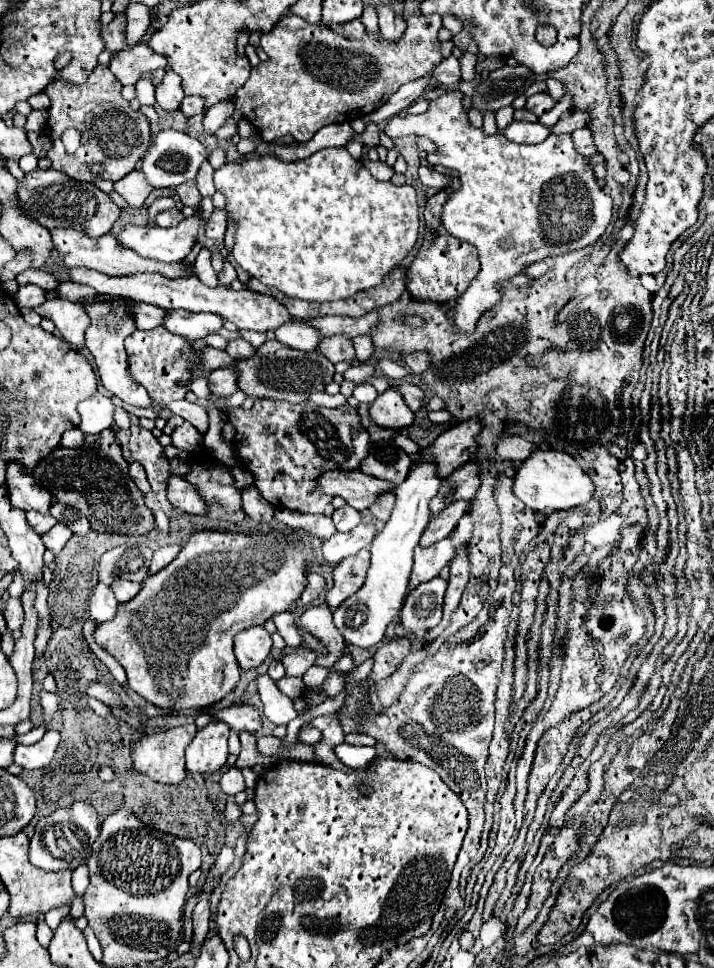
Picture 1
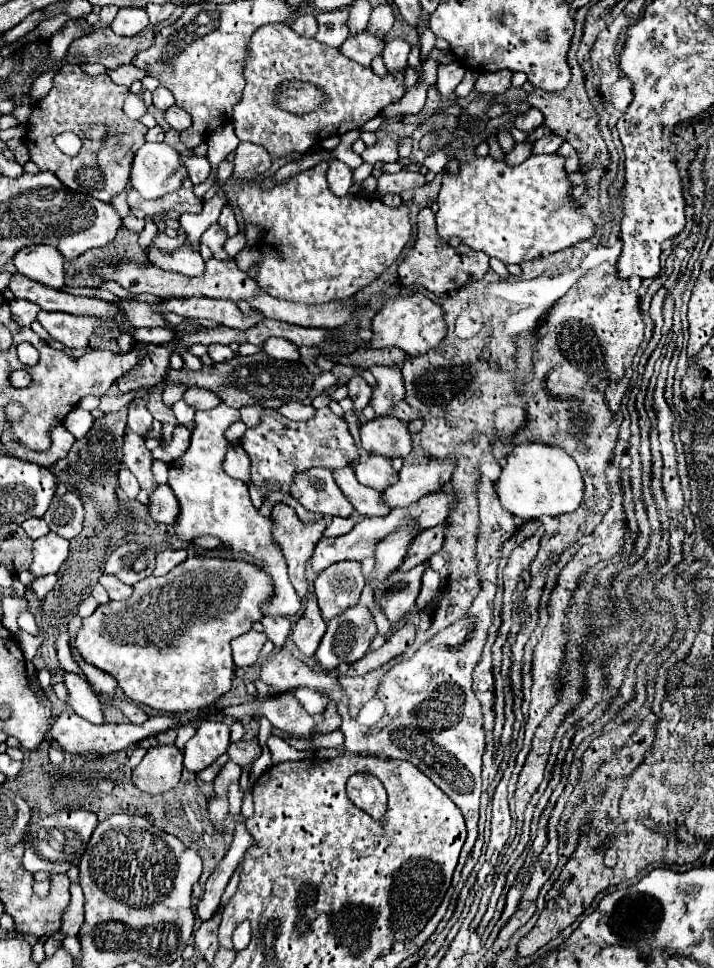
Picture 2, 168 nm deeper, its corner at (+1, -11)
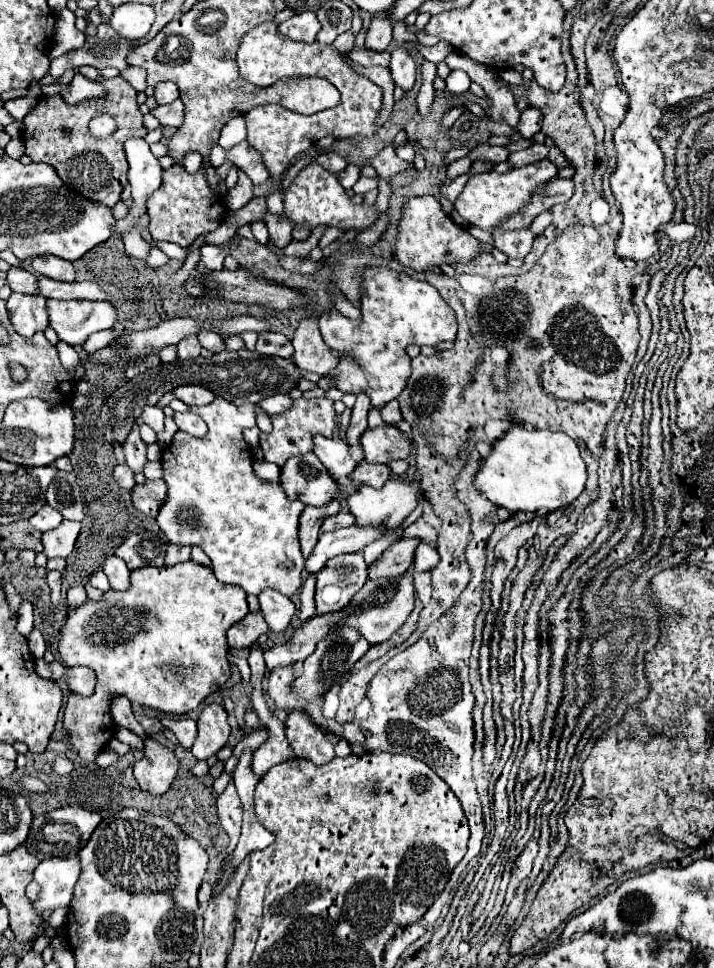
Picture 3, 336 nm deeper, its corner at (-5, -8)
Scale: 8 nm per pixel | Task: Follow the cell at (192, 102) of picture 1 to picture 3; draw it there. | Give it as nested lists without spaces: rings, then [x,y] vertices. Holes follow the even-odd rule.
[[[177,99],[167,105],[157,105],[151,109],[151,115],[159,119],[161,125],[171,125],[171,127],[181,127],[183,123],[183,103]]]

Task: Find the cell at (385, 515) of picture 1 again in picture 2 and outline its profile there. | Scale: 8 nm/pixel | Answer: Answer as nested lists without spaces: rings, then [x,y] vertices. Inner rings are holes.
[[[341,468],[341,470],[335,470],[333,474],[339,488],[349,498],[349,502],[357,508],[359,514],[367,518],[385,518],[391,512],[385,500],[381,500],[381,494],[377,494],[373,488],[359,484],[353,468]]]

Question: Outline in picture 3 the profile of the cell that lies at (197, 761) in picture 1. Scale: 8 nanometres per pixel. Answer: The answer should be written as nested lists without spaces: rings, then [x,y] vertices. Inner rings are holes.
[[[209,703],[199,715],[199,735],[191,747],[195,759],[209,759],[215,755],[229,739],[231,725],[227,721],[227,711],[219,703]]]

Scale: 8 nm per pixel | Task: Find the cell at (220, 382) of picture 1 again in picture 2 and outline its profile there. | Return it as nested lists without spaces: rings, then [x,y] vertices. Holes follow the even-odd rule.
[[[189,388],[183,396],[183,400],[195,408],[195,410],[211,410],[211,408],[217,408],[221,404],[221,398],[217,398],[215,392],[209,392],[209,390],[201,390],[201,388]]]

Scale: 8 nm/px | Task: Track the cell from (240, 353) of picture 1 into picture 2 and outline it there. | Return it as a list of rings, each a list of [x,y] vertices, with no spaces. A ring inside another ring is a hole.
[[[211,344],[209,346],[209,356],[215,362],[223,362],[223,360],[231,360],[235,356],[235,352],[229,346],[221,346],[221,344]]]

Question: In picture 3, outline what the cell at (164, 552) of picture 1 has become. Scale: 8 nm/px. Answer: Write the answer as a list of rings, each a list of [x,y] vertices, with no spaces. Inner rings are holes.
[[[169,545],[167,555],[165,555],[165,565],[177,565],[187,561],[191,555],[191,547],[181,547],[181,545]]]

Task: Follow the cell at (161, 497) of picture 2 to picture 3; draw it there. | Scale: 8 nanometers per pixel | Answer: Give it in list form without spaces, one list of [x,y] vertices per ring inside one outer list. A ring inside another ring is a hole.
[[[145,479],[145,483],[135,485],[131,497],[135,509],[139,509],[149,517],[155,517],[167,497],[167,485],[163,479]]]

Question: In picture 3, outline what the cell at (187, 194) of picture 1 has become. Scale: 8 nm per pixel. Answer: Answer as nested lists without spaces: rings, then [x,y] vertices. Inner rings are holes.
[[[173,165],[165,169],[161,187],[147,199],[147,215],[153,239],[189,247],[199,235],[213,231],[223,223],[223,219],[227,217],[227,205],[223,205],[223,197],[215,195],[211,185],[207,183],[203,165],[197,173],[187,173],[183,165]]]

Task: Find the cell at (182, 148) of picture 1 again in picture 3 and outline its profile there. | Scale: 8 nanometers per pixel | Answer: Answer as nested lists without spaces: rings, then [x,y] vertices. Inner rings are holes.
[[[145,139],[125,141],[125,153],[129,161],[129,185],[133,205],[129,209],[129,214],[123,219],[117,219],[111,227],[115,235],[129,233],[138,219],[146,213],[147,197],[159,189],[163,171],[159,159],[153,157]]]

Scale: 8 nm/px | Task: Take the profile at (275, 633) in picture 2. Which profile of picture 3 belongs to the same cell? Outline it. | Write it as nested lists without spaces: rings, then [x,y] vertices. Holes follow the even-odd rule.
[[[265,589],[265,593],[259,593],[259,607],[265,615],[269,629],[273,631],[285,631],[295,613],[291,599],[283,597],[279,591],[273,589]]]

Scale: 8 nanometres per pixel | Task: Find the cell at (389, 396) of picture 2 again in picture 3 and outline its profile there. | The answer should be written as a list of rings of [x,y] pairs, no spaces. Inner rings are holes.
[[[391,267],[363,269],[359,311],[361,311],[361,321],[347,319],[345,315],[341,315],[335,309],[321,315],[321,323],[319,323],[321,337],[331,351],[341,355],[337,367],[331,369],[331,373],[327,377],[331,377],[335,381],[335,387],[343,393],[355,393],[355,395],[365,393],[371,399],[371,405],[377,409],[381,409],[385,403],[395,399],[403,391],[403,387],[409,379],[411,363],[409,363],[409,355],[405,353],[405,347],[409,343],[417,343],[419,346],[435,346],[443,341],[455,341],[455,333],[457,333],[455,313],[441,299],[437,289],[433,285],[429,285],[427,281],[417,281],[417,279],[409,277],[407,273],[393,271]]]

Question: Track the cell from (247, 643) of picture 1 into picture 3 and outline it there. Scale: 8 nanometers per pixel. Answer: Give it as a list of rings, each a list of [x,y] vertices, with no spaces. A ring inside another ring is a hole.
[[[247,613],[243,621],[237,621],[231,629],[227,629],[227,641],[231,647],[249,647],[259,639],[261,633],[267,633],[269,627],[263,621],[261,613]]]

